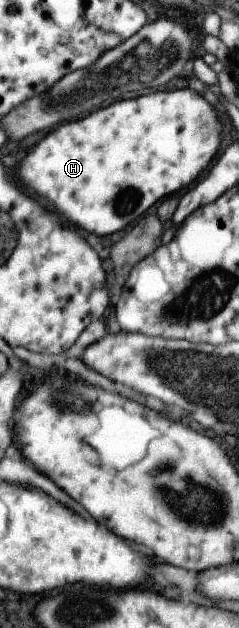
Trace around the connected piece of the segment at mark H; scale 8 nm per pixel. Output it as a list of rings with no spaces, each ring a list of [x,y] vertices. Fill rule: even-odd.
[[[190,88],[158,90],[130,101],[110,103],[84,119],[51,128],[52,131],[18,163],[16,173],[30,191],[58,213],[60,221],[80,227],[86,233],[108,237],[124,229],[164,195],[170,196],[188,187],[208,166],[222,140],[222,123],[219,123],[221,120],[218,120],[215,110],[202,95]]]

